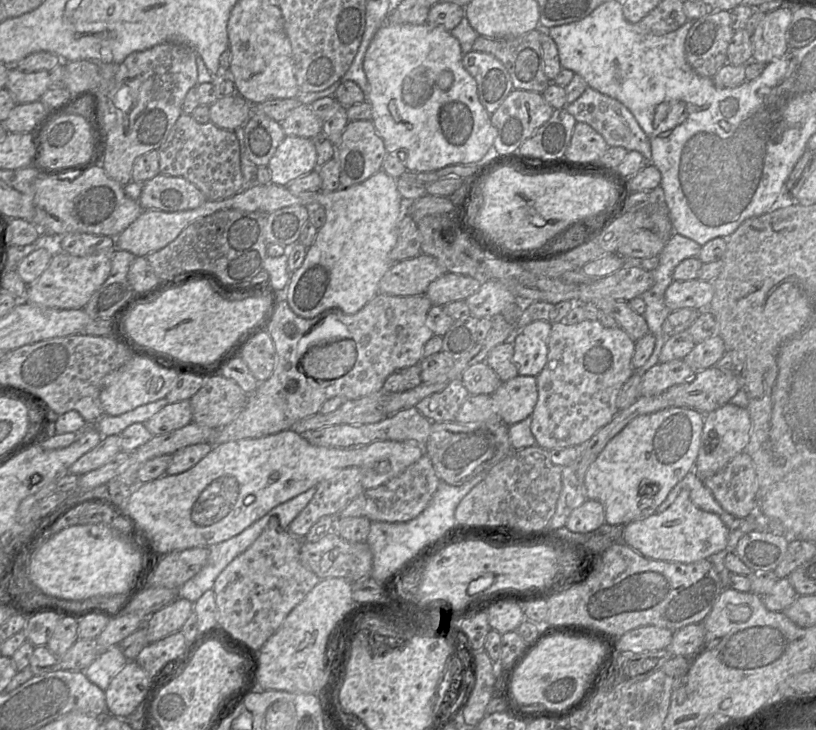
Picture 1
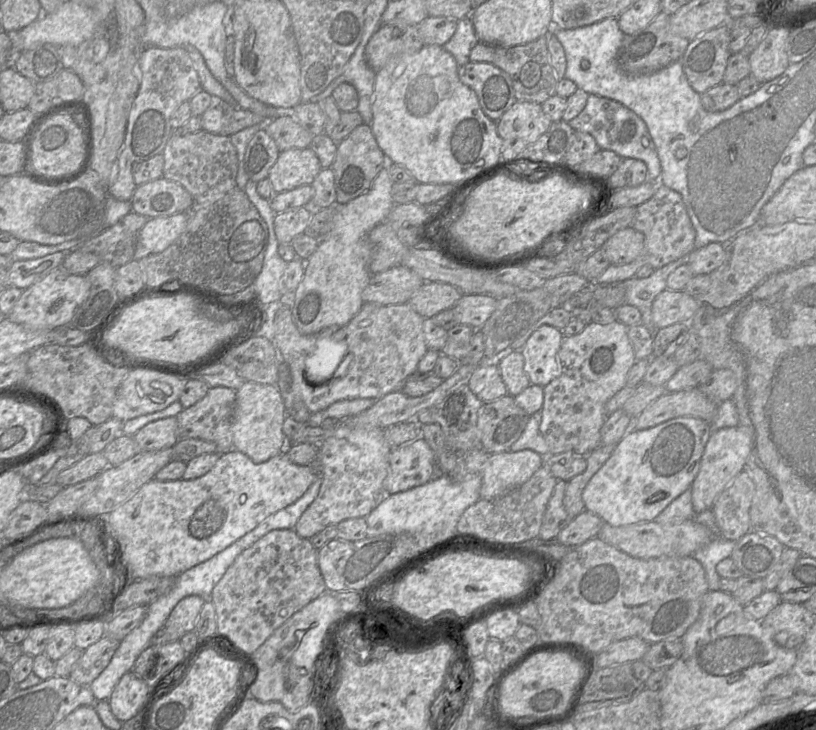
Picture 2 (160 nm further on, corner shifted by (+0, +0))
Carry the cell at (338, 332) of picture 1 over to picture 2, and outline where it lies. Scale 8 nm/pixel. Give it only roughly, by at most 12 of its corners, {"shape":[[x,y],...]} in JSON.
{"shape":[[317,335],[305,361],[313,384],[329,381],[348,353],[345,340]]}

